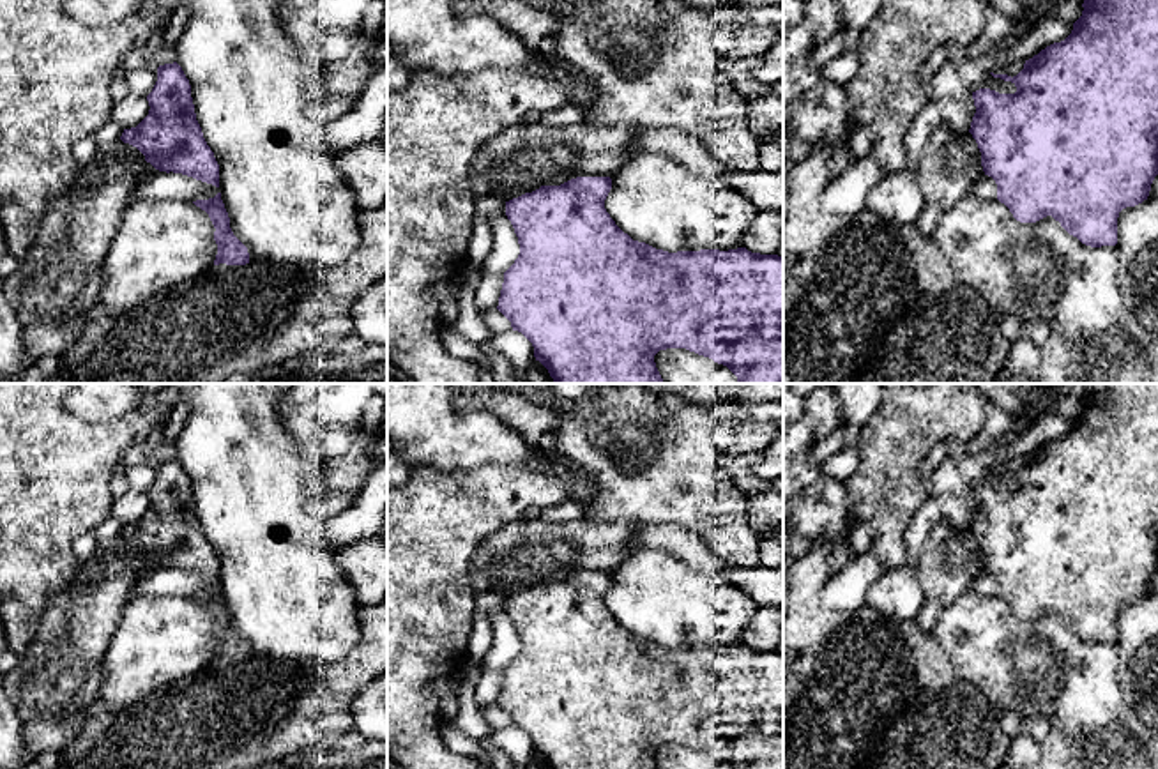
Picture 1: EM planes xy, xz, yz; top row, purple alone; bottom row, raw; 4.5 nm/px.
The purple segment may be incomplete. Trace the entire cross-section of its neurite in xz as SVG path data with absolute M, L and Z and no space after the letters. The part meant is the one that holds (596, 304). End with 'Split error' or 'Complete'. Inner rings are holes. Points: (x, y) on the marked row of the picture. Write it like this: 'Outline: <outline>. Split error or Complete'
Outline: M576 177L506 202L520 255L504 272L497 309L534 346L555 384L665 384L654 355L686 348L727 366L739 384L783 384L783 258L746 247L668 253L624 233L605 209L610 177Z. Complete

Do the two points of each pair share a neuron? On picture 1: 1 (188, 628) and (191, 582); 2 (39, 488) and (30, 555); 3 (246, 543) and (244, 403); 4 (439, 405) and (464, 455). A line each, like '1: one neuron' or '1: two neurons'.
1: two neurons
2: one neuron
3: one neuron
4: one neuron

